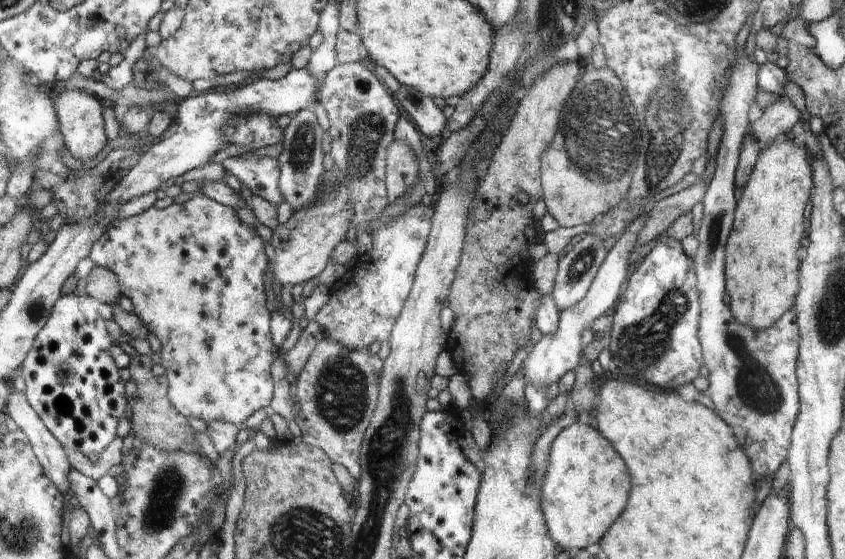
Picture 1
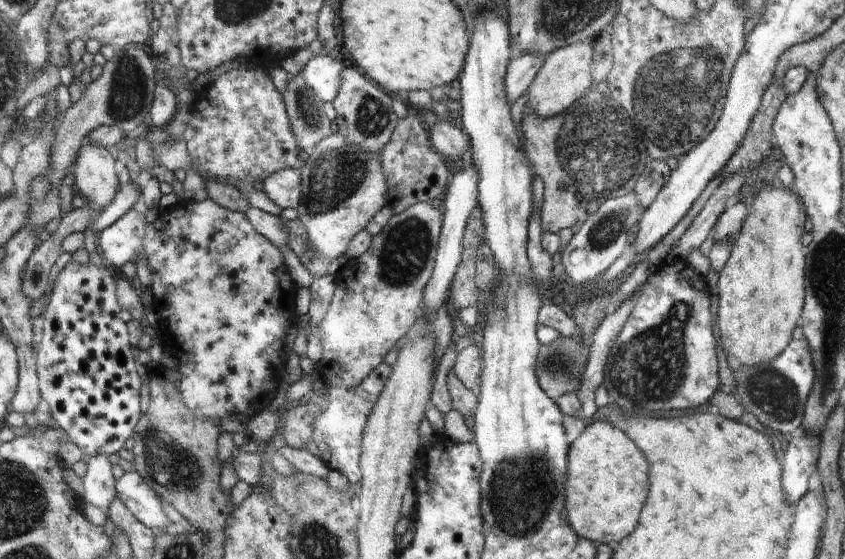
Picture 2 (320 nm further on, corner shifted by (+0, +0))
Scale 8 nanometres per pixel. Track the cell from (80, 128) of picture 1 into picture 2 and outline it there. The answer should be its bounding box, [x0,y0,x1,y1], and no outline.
[75,141,118,211]

